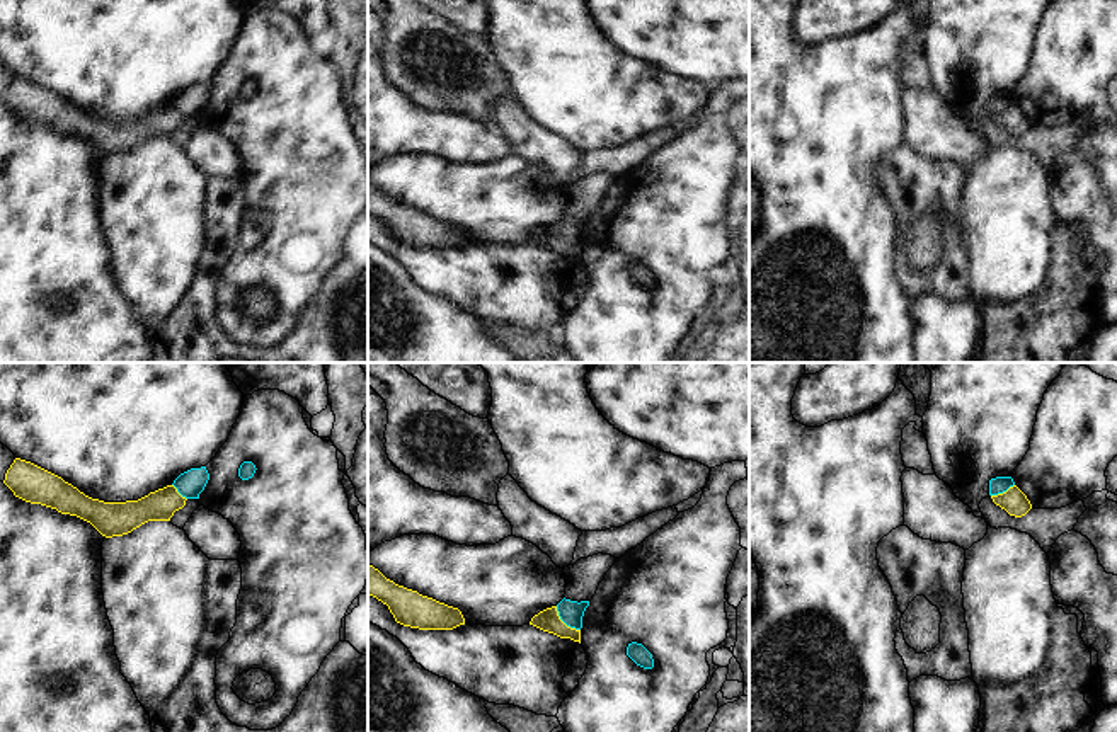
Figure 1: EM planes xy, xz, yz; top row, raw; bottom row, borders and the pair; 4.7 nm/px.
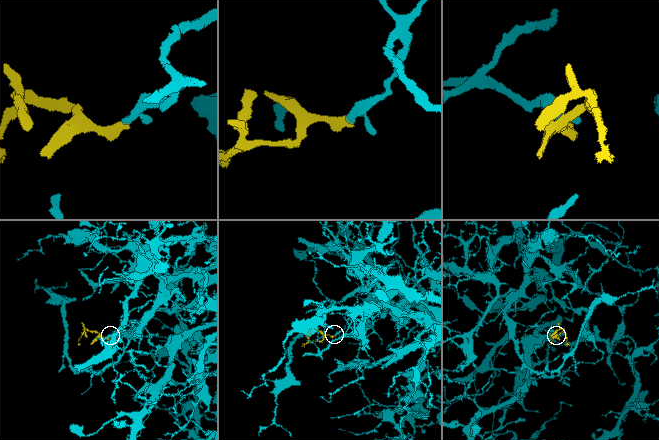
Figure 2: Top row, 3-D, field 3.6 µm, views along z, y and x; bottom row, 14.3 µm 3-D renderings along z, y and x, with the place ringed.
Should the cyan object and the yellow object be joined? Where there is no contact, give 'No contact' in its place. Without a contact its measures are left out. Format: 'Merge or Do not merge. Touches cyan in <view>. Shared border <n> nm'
Do not merge. Touches cyan in xz. Shared border 170 nm.

